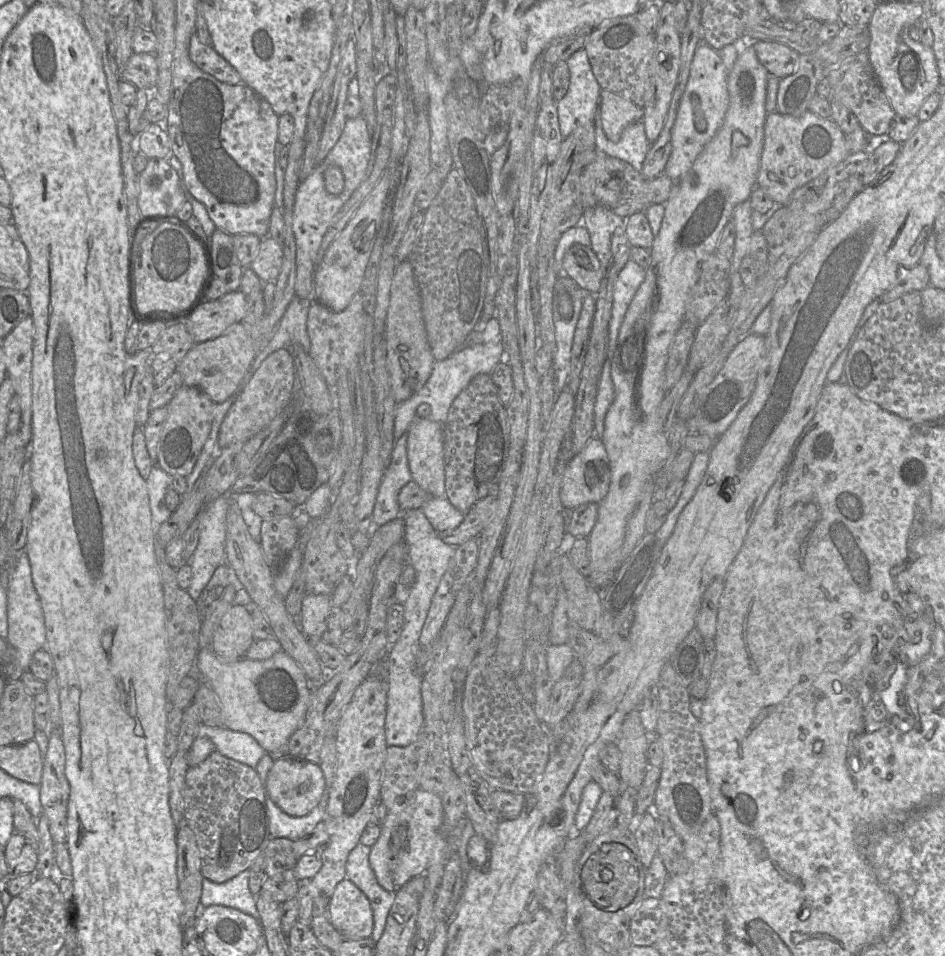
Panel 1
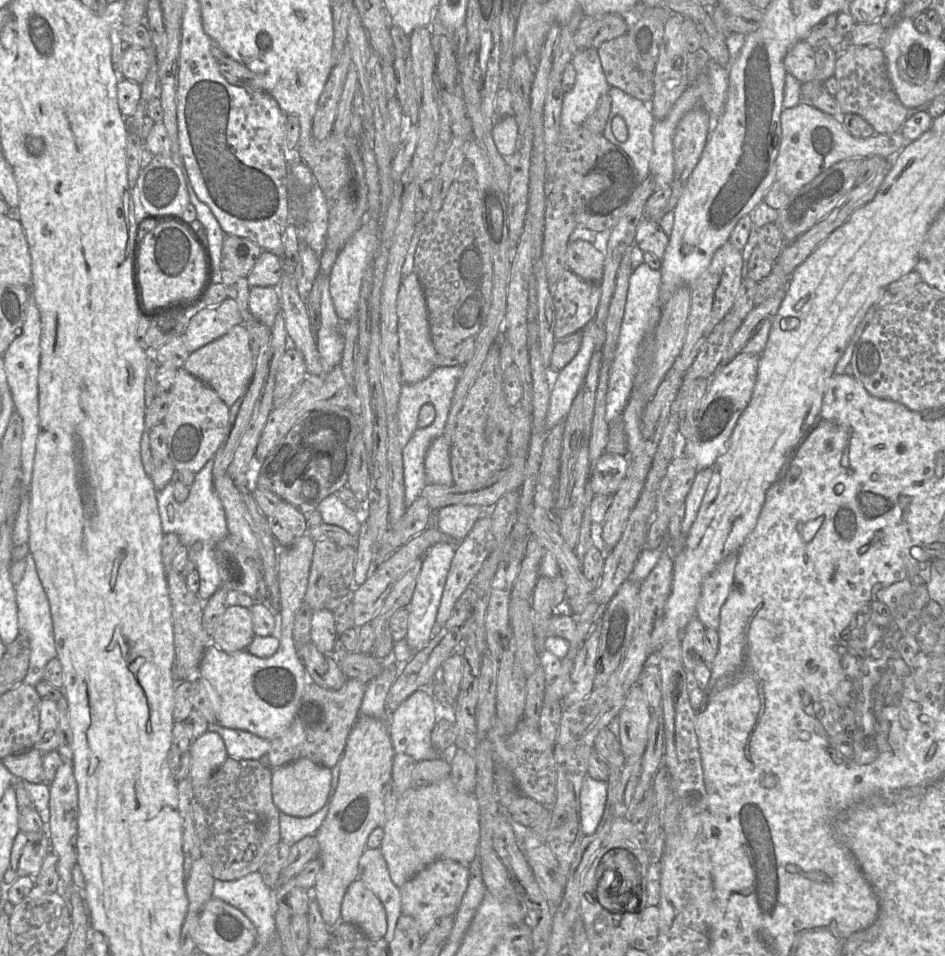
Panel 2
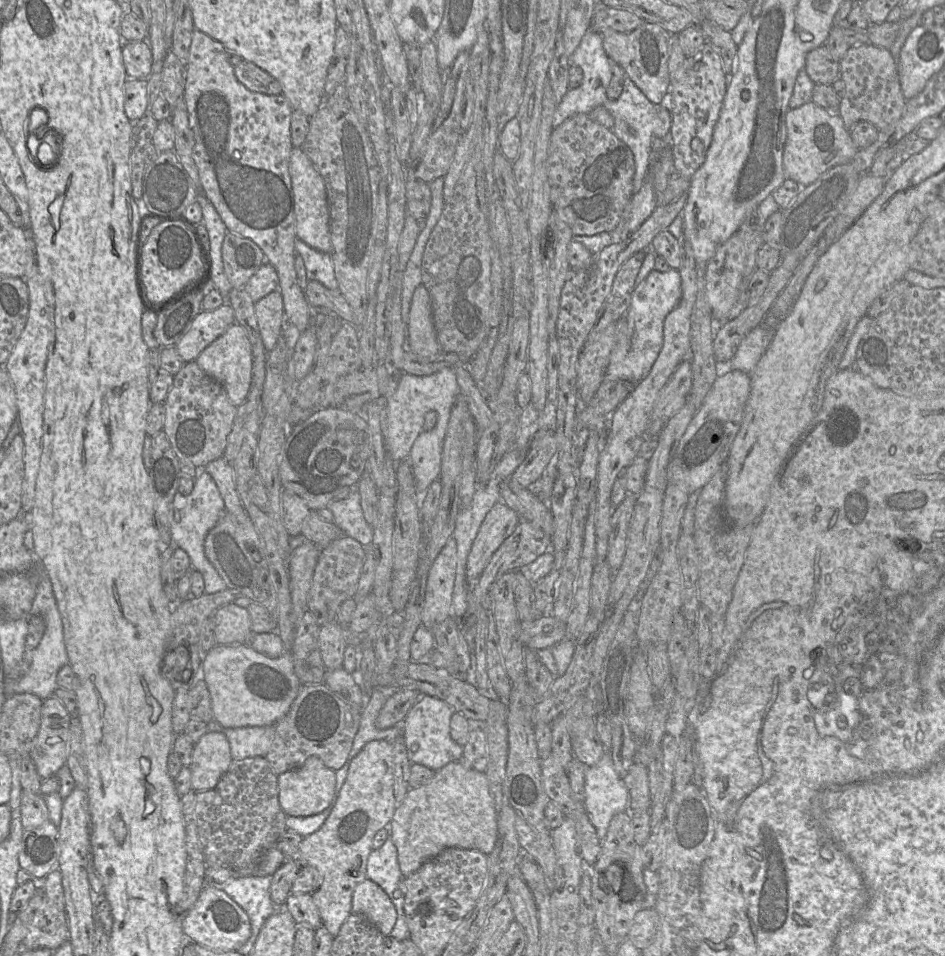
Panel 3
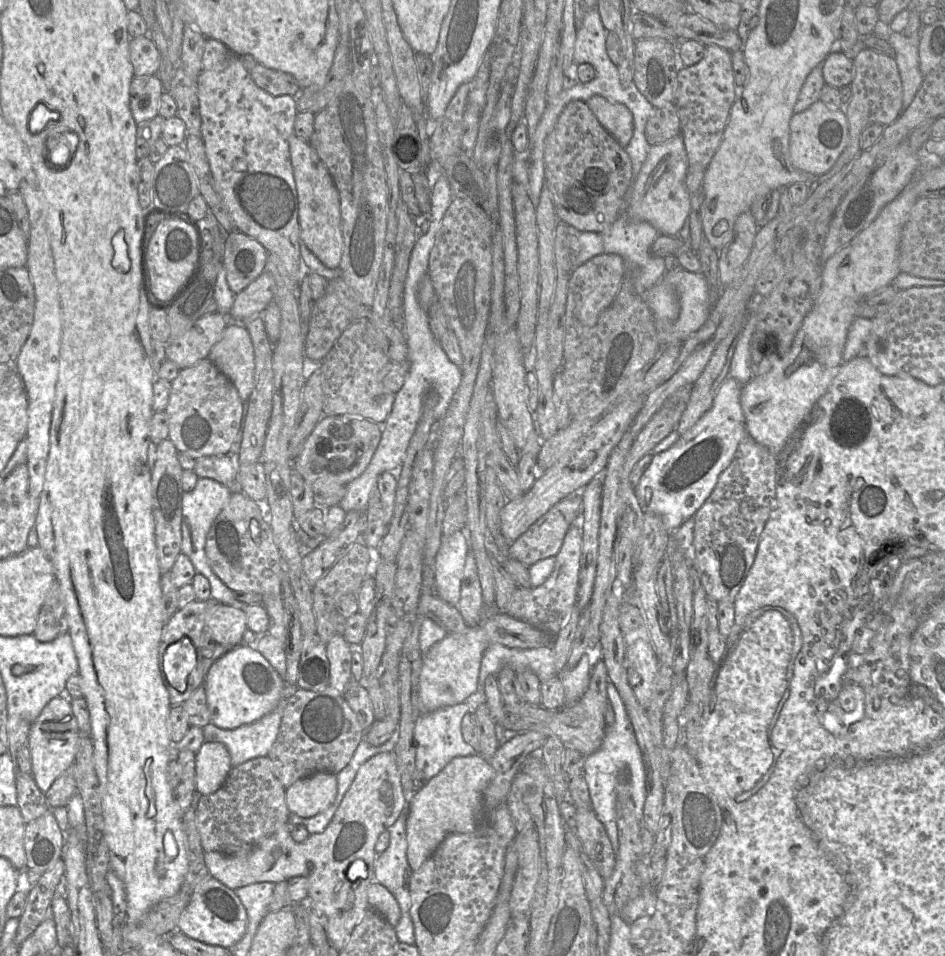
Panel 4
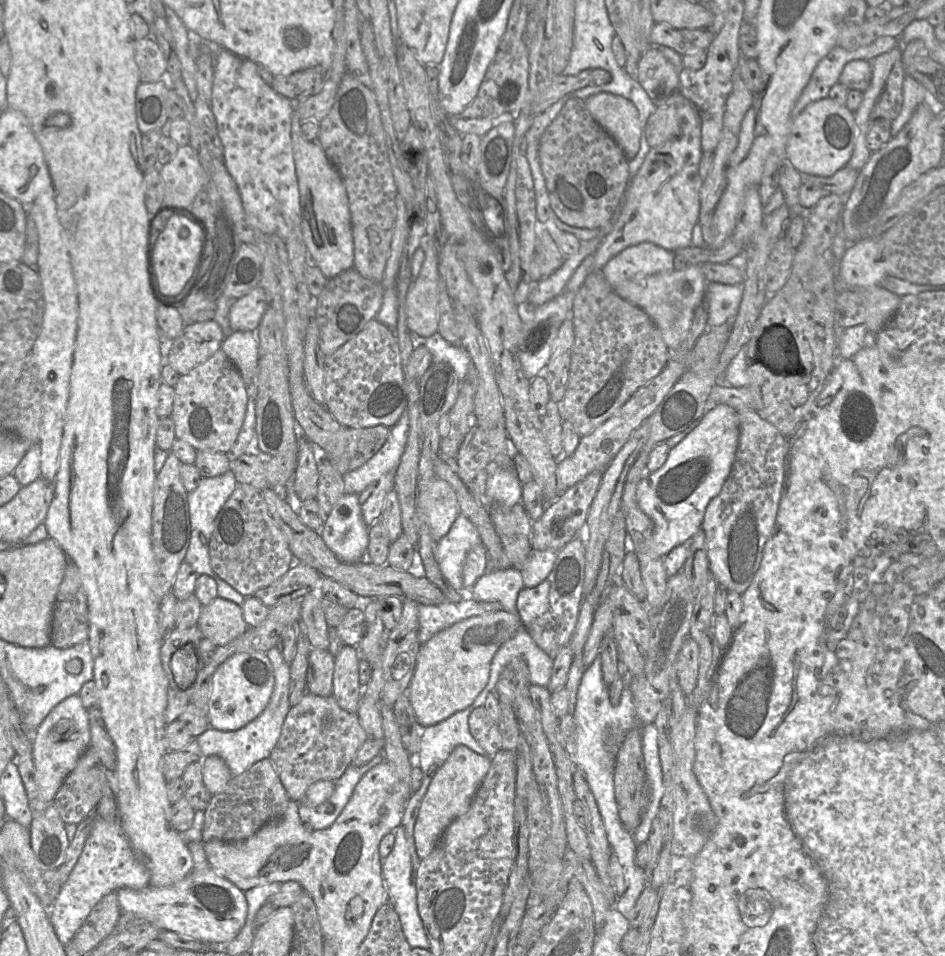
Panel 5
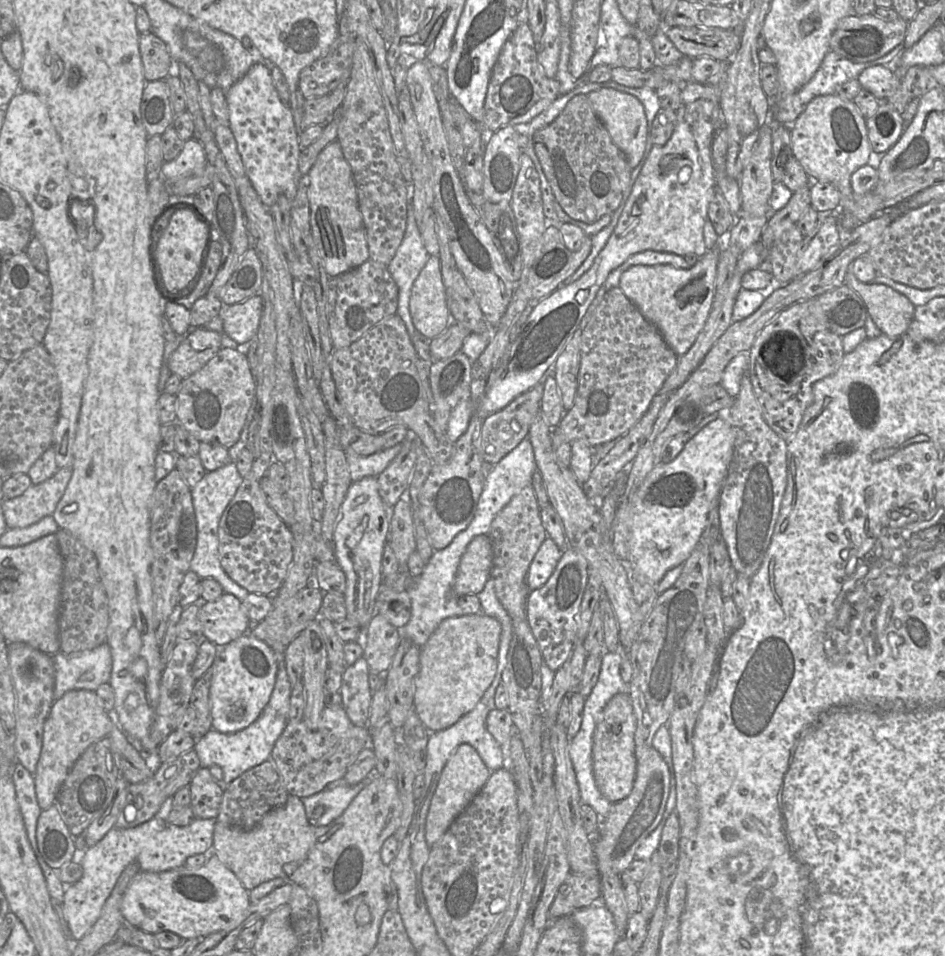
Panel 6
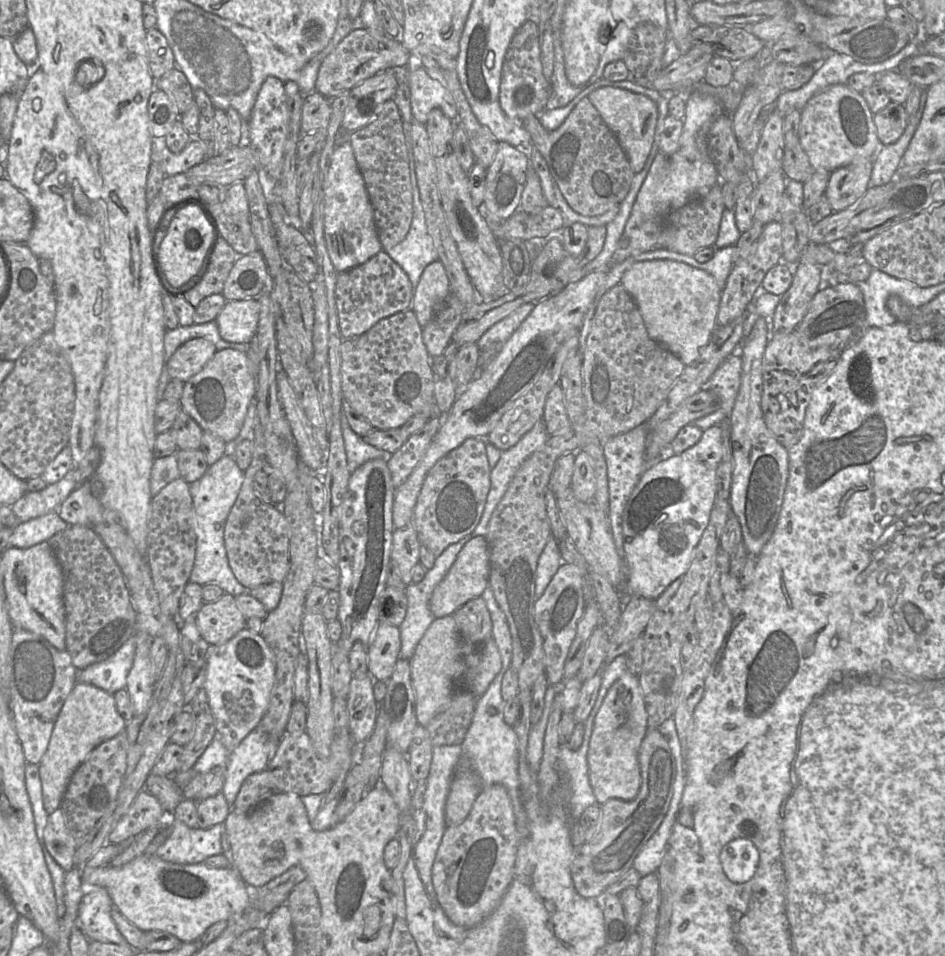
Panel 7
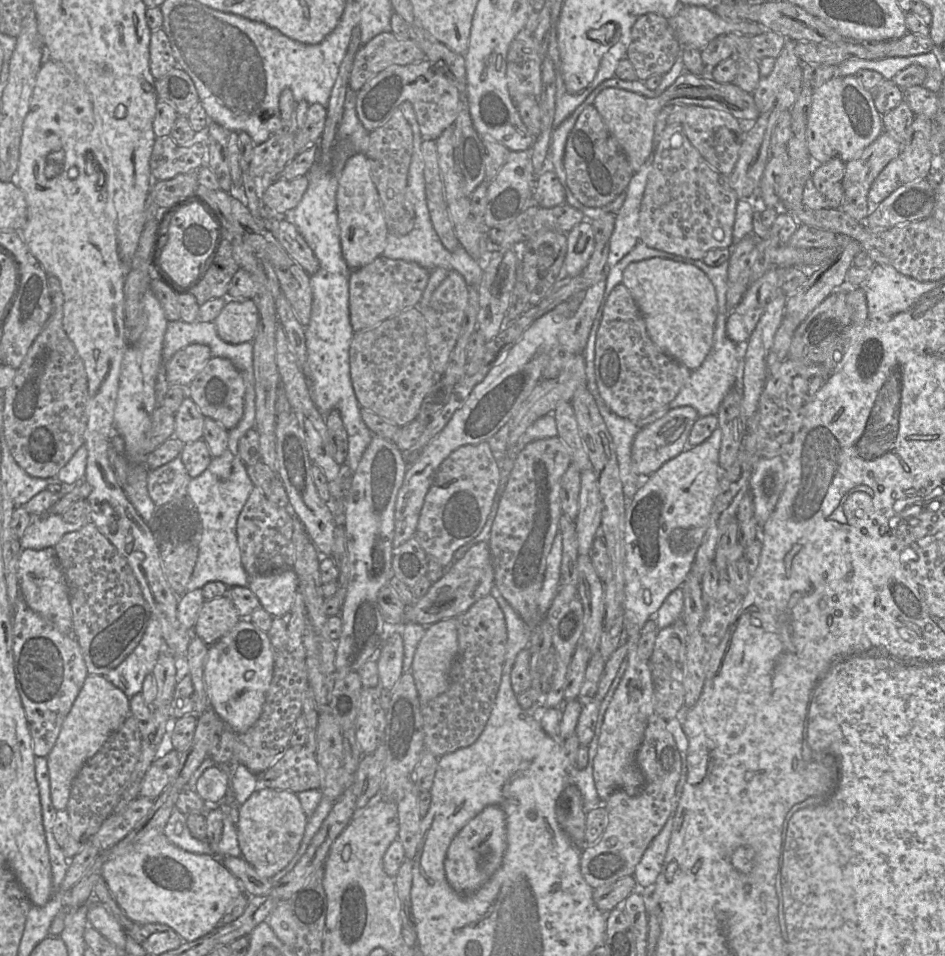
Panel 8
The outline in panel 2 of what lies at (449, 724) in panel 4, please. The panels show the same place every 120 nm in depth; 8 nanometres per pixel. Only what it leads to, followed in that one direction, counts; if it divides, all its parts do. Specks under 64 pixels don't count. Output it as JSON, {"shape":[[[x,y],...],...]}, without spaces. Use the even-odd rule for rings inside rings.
{"shape":[[[431,686],[415,691],[391,713],[388,731],[394,752],[408,754],[417,762],[443,756],[443,751],[438,751],[431,743],[431,732],[436,721],[436,703]]]}

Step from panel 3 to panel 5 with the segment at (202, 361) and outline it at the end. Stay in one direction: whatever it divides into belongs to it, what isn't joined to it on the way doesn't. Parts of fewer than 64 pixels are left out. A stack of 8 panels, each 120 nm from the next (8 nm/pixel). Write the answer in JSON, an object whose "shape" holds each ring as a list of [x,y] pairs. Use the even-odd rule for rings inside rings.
{"shape":[[[233,331],[224,338],[221,350],[238,369],[246,386],[251,384],[259,362],[256,331]]]}

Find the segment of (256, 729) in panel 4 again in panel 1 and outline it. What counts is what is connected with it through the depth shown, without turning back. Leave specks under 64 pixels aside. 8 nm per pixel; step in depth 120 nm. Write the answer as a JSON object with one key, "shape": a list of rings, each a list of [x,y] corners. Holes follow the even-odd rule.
{"shape":[[[202,725],[201,735],[208,737],[223,756],[255,768],[266,751],[248,733],[224,726]]]}

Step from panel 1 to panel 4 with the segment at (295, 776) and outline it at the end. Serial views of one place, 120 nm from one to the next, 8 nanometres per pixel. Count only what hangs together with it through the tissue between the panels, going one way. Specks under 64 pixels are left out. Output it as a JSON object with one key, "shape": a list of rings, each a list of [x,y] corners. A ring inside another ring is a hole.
{"shape":[[[316,772],[287,787],[285,800],[290,813],[311,818],[334,803],[337,791],[336,774]]]}

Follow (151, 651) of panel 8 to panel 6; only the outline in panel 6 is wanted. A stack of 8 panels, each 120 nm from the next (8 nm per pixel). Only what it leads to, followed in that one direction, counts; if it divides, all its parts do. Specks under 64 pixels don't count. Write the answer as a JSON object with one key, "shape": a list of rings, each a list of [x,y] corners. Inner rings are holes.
{"shape":[[[103,643],[94,649],[71,654],[58,652],[52,655],[52,660],[55,669],[54,700],[60,699],[70,690],[95,691],[101,684],[108,683],[111,676],[112,656],[107,643]]]}

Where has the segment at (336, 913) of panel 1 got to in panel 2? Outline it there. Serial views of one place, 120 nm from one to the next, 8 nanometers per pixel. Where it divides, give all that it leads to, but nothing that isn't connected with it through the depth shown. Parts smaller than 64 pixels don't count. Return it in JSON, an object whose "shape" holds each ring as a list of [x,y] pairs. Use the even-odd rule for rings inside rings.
{"shape":[[[359,878],[347,888],[341,904],[341,921],[358,926],[369,938],[383,938],[386,911],[378,897]]]}

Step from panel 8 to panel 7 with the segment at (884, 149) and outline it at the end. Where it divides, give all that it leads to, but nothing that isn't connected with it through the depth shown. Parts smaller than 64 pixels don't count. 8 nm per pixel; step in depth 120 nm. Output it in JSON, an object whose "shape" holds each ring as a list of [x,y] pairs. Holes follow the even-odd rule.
{"shape":[[[874,158],[858,159],[852,164],[831,172],[824,195],[834,212],[847,209],[869,188]]]}

